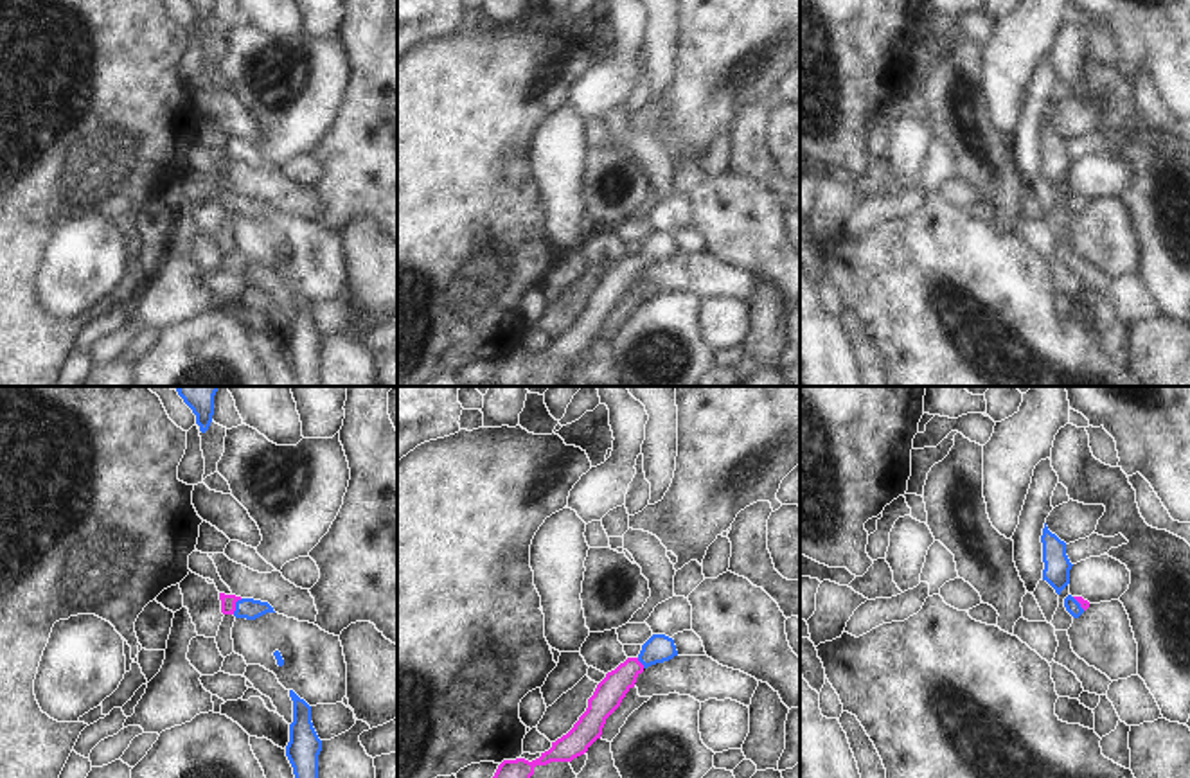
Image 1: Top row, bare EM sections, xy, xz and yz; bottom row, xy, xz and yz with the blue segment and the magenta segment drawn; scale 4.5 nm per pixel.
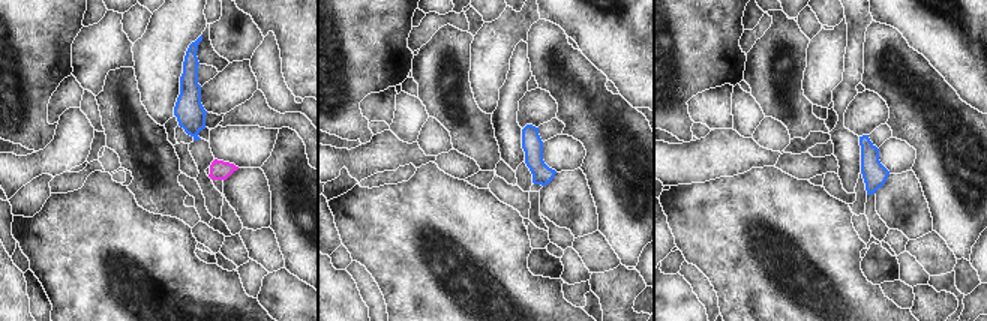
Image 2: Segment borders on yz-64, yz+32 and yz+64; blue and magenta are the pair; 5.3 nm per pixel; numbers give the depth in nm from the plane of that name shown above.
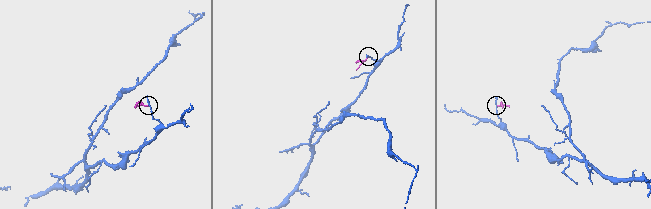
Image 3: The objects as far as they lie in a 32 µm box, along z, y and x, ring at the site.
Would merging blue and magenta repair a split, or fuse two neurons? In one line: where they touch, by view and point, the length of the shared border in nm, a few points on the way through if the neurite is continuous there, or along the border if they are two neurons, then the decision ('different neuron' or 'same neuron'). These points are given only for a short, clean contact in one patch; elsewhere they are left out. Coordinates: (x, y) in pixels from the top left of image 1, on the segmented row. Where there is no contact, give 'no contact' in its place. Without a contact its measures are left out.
meets blue in xy at (236, 606); contact 80 nm long; runs through xy (247, 608), (236, 606), (227, 601); same neuron

